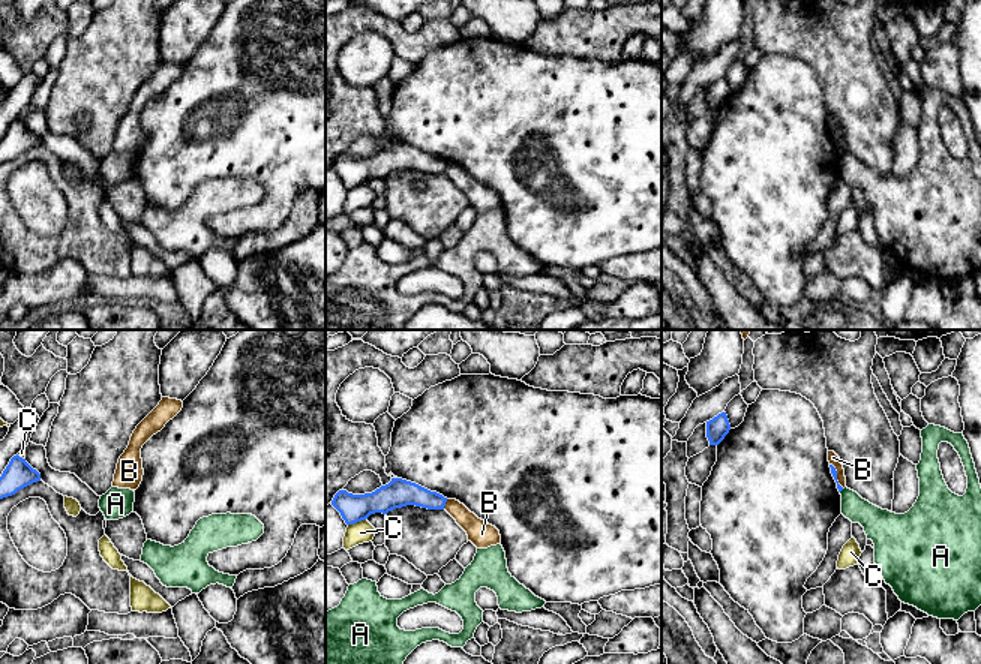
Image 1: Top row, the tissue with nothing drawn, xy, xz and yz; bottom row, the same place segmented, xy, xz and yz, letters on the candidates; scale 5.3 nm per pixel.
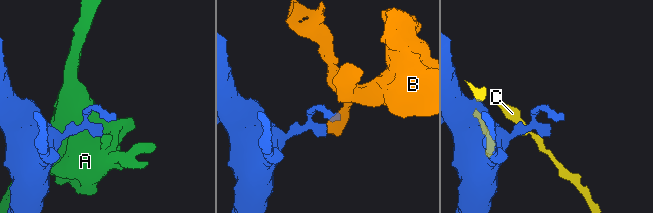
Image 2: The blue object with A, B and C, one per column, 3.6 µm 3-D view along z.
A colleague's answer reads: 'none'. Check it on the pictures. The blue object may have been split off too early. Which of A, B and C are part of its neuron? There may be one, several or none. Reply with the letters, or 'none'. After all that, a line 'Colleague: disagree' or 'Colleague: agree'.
none
Colleague: agree

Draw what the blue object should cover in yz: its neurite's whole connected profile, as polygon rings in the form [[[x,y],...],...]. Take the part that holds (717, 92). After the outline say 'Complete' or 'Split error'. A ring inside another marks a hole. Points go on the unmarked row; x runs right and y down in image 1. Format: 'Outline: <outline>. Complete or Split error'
Outline: [[[726,76],[718,78],[712,84],[706,85],[706,102],[710,109],[718,109],[729,97],[730,88]]]. Complete

